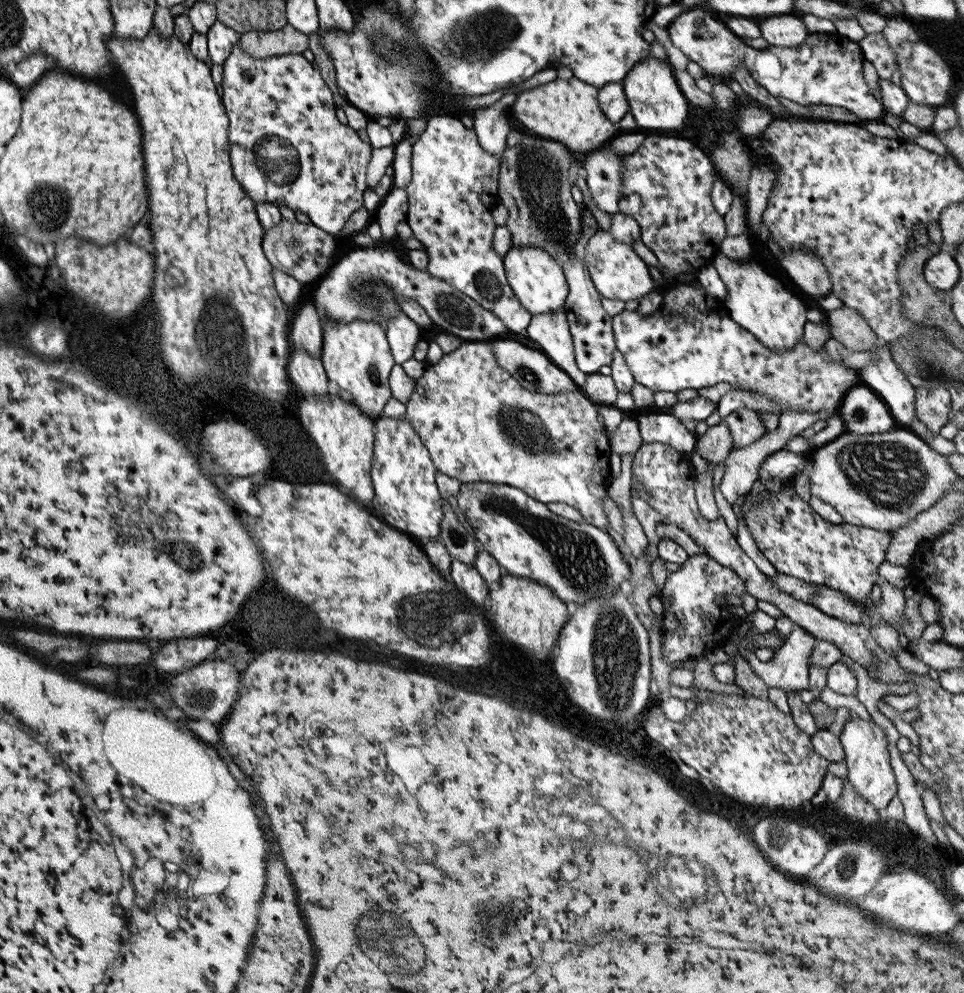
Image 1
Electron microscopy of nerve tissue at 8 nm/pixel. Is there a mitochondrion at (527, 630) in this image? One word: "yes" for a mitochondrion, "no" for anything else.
no

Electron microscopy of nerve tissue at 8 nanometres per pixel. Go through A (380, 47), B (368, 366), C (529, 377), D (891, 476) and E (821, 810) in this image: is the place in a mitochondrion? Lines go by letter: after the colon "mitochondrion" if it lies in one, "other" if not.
A: mitochondrion
B: mitochondrion
C: mitochondrion
D: mitochondrion
E: other

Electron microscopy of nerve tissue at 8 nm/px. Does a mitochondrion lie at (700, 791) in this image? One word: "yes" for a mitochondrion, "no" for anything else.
no

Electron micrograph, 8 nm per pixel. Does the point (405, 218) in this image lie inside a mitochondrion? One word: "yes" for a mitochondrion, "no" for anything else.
no

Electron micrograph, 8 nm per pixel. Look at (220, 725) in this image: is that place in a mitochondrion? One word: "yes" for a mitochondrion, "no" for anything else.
no

